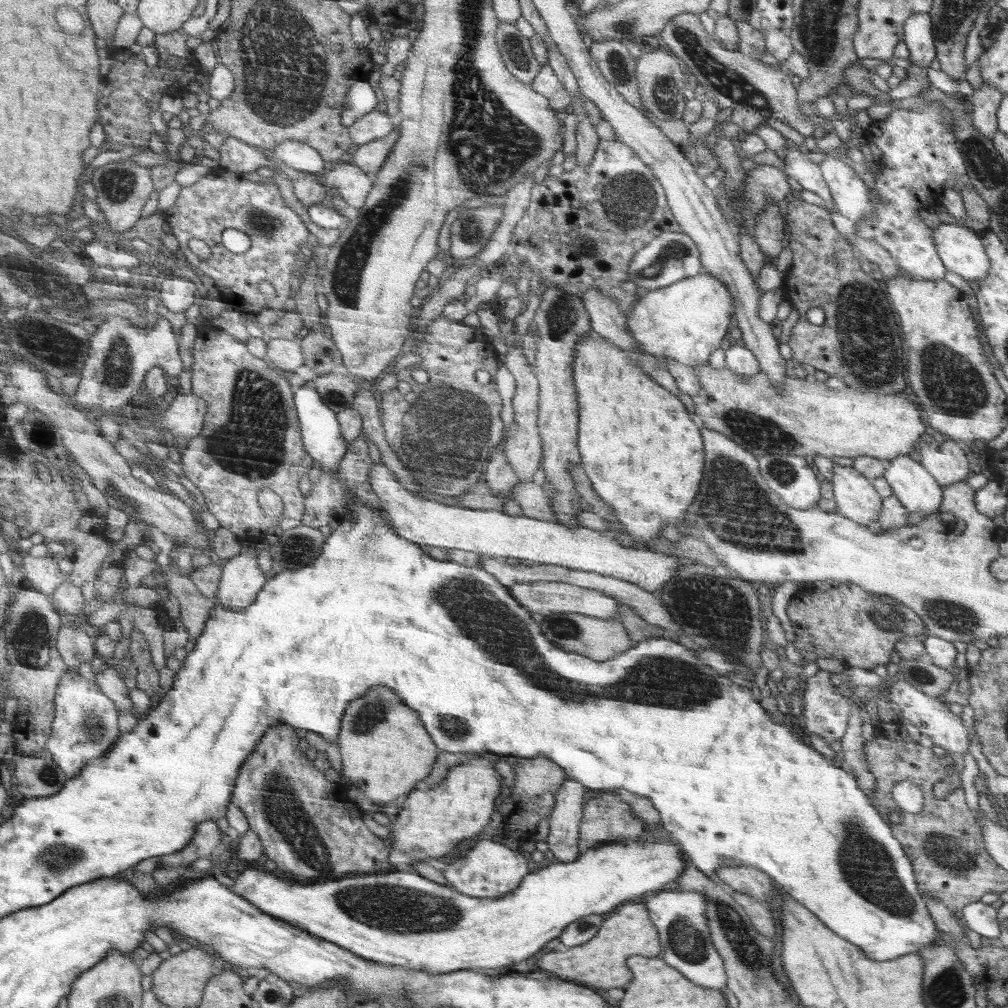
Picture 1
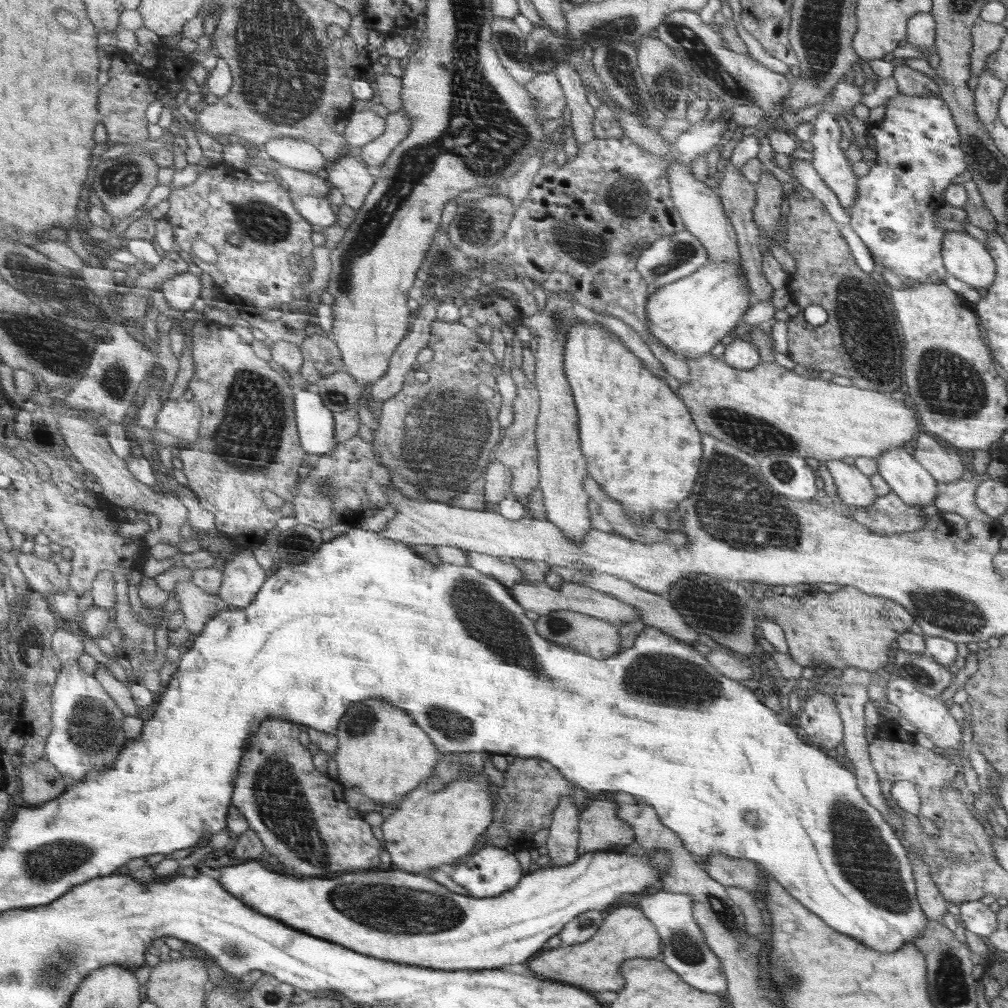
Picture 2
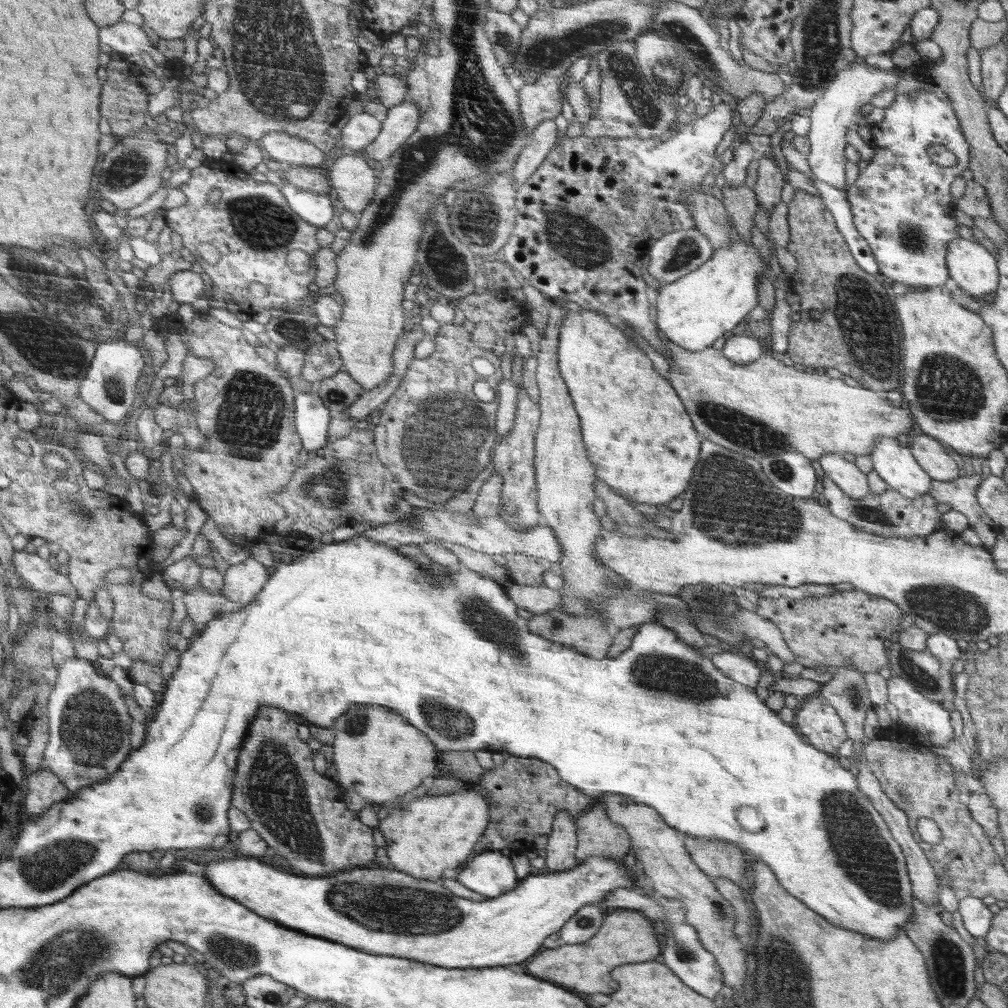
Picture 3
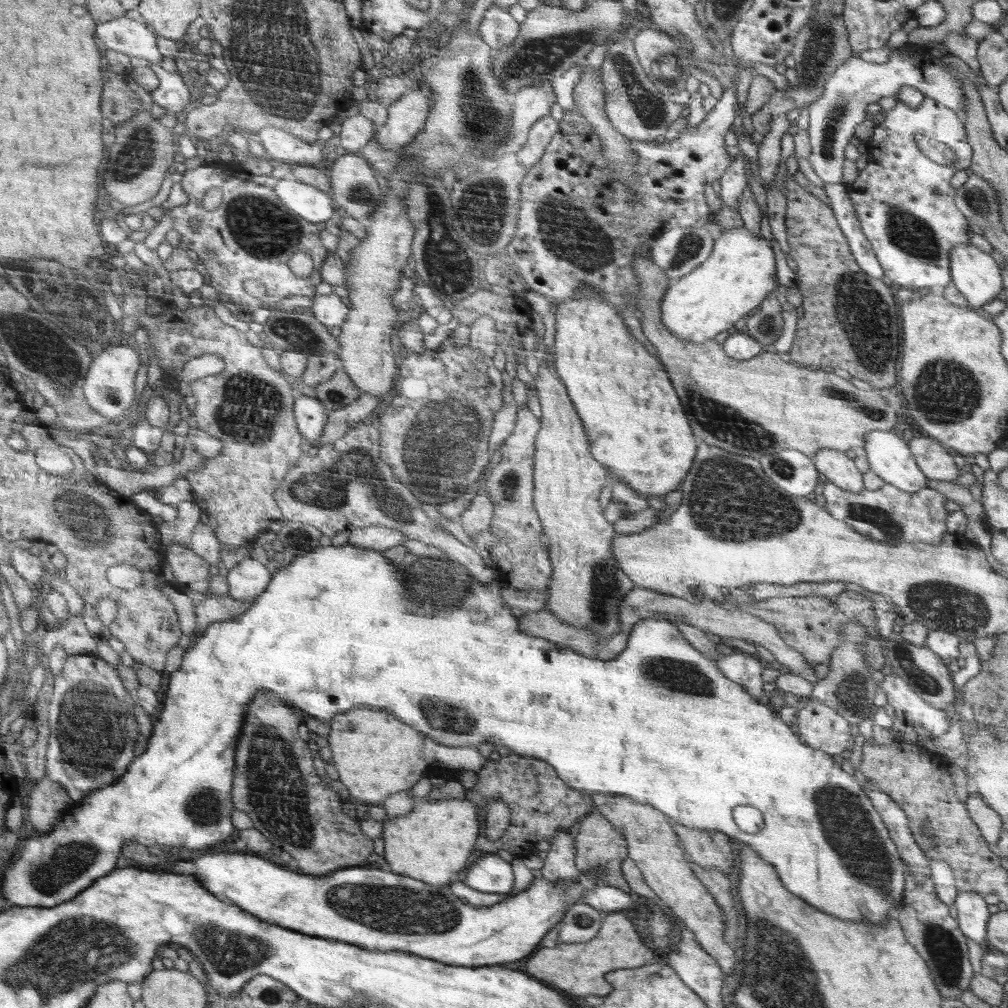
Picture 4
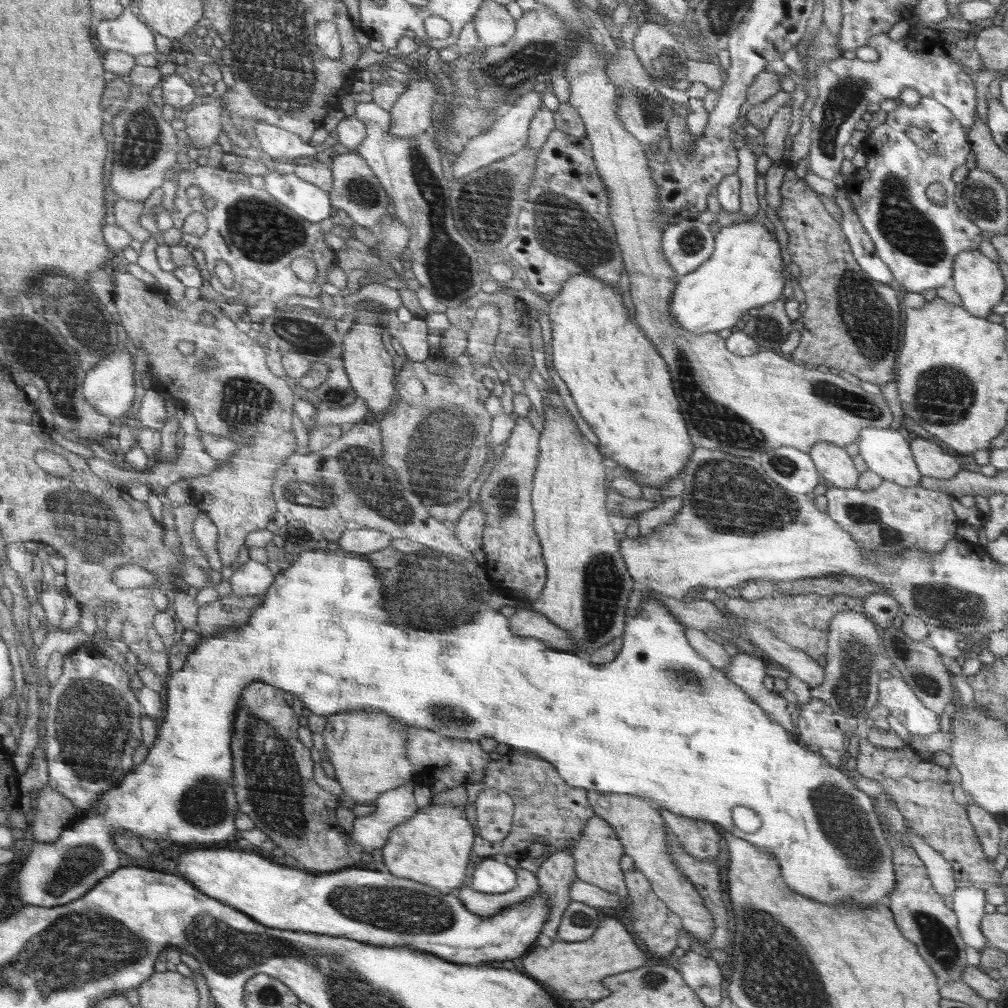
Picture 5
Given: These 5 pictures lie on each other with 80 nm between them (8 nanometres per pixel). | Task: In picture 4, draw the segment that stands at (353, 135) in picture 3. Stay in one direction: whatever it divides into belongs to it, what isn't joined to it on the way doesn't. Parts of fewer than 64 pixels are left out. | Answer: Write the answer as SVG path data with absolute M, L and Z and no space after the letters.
M358 113L342 122L338 136L340 146L349 153L360 153L361 149L373 139L376 131L373 122Z

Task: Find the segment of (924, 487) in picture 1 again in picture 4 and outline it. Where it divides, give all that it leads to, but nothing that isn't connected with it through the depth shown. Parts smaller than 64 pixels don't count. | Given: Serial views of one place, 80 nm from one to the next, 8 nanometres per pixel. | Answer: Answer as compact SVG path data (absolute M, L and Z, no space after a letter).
M894 430L869 432L865 437L863 450L870 463L870 471L874 471L886 483L893 484L904 492L918 492L927 486L929 478L922 472L909 448L908 437L901 437Z

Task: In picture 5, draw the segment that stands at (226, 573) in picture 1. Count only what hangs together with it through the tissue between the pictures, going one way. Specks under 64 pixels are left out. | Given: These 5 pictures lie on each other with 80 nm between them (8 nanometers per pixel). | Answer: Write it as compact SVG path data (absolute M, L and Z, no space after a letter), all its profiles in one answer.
M250 559L238 566L235 565L232 576L228 579L232 594L238 597L264 596L274 584L276 574L265 564Z

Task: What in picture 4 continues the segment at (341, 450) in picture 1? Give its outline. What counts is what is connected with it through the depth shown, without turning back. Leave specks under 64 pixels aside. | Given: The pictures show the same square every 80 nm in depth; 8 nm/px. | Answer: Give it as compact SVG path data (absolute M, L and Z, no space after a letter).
M300 396L294 403L294 416L297 416L298 428L301 429L302 436L312 443L312 447L319 444L325 424L329 421L328 413L320 401L310 396Z

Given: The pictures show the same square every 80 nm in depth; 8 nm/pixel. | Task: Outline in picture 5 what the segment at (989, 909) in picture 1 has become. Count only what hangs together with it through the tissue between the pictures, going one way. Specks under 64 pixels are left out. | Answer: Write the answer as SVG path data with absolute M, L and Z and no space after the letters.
M977 886L957 888L952 894L952 908L958 912L958 931L967 945L978 950L988 945L981 931L986 903L985 891Z

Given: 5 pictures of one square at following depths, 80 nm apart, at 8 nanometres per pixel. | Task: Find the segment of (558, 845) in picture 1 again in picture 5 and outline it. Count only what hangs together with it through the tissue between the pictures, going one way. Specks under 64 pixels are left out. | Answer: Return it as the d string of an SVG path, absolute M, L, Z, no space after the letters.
M571 848L558 849L542 863L535 874L540 890L549 898L549 918L543 926L546 932L542 932L548 938L556 936L562 915L573 902L569 890L571 882L577 879L577 874L574 874L574 859Z

